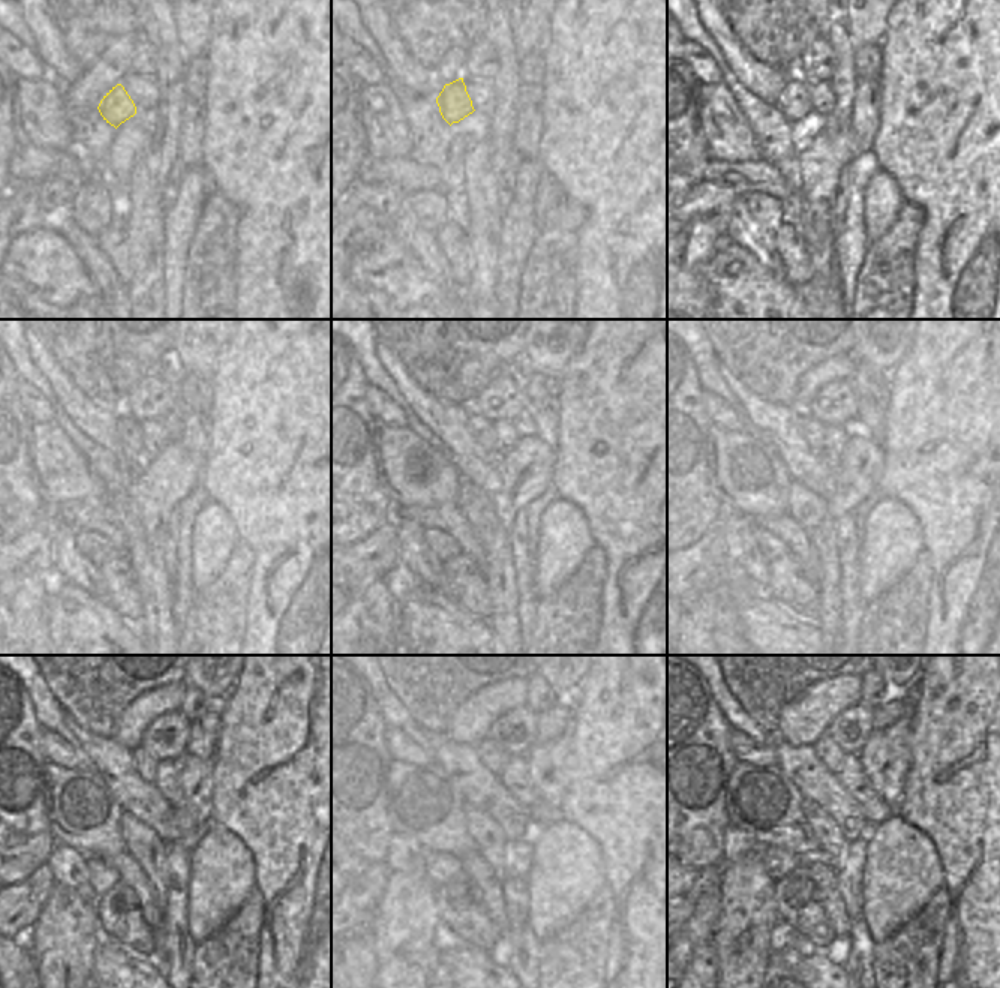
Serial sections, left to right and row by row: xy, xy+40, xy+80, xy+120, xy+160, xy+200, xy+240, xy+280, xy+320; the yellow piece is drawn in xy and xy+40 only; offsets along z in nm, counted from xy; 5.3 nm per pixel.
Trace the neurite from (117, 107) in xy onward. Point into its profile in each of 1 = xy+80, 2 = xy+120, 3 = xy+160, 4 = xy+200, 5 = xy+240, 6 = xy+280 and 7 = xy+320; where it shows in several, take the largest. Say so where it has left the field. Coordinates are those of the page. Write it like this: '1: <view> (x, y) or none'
1: xy+80 (795, 102)
2: xy+120 (129, 431)
3: xy+160 (482, 431)
4: xy+200 (814, 431)
5: xy+240 (146, 765)
6: xy+280 (492, 756)
7: xy+320 (828, 751)

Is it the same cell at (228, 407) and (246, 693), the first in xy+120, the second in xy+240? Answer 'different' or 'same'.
same

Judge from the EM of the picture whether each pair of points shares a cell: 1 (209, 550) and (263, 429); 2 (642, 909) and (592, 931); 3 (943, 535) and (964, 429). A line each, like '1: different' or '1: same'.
1: different
2: different
3: same

